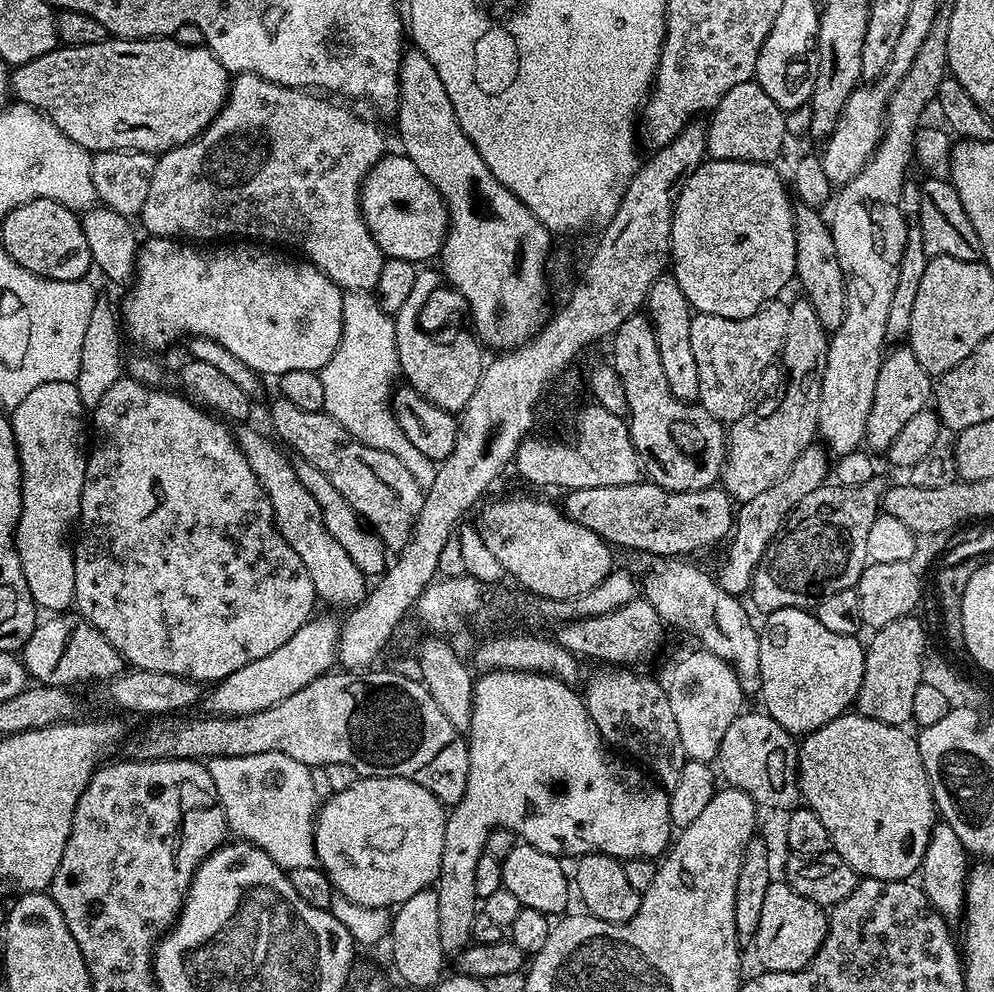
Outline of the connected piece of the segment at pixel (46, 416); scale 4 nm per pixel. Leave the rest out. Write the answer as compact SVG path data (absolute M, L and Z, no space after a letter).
M73 381L46 382L42 386L34 386L34 390L30 390L30 394L26 394L26 398L22 398L22 402L18 402L18 406L11 409L10 419L20 459L22 494L22 506L16 527L16 553L20 559L22 574L26 574L26 586L30 586L30 594L37 609L44 611L45 608L45 613L59 614L71 609L76 598L72 557L74 544L70 537L80 514L80 499L88 461L86 407Z

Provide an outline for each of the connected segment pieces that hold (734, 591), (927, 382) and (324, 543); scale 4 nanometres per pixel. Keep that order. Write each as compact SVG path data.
M813 442L794 458L790 470L770 490L762 490L755 498L743 501L734 516L734 531L731 533L732 545L724 556L718 571L718 581L722 590L731 596L743 597L749 591L755 570L775 538L780 535L784 521L802 502L806 494L826 483L830 476L830 453L827 448Z
M896 346L887 353L878 370L878 386L874 386L874 402L870 406L870 418L866 418L864 444L873 453L887 453L888 447L898 438L902 426L914 418L914 414L925 411L934 396L934 380L914 358L911 348Z
M248 426L235 429L236 444L242 450L246 462L250 462L250 470L254 470L258 482L264 488L264 495L272 506L272 519L276 522L276 528L282 538L286 538L290 550L294 550L294 554L302 558L302 566L306 566L306 574L310 574L310 582L314 582L317 597L328 604L359 604L366 595L366 578L362 570L354 566L350 554L346 554L346 549L326 528L318 502L314 502L314 497L303 488L302 482L298 482L293 461L288 461L288 454L283 447L278 446L275 439L267 440L262 433L244 427Z

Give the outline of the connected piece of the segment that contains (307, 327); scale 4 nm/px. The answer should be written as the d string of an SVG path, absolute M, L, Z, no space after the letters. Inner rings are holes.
M148 236L145 241L136 253L136 274L127 289L124 314L122 310L127 339L129 336L146 347L143 349L160 354L156 352L170 347L179 336L204 336L230 350L237 360L264 378L279 378L290 370L319 372L338 350L345 293L312 264L287 260L276 253L279 251L256 242L228 242L225 248L216 248L220 246L197 246L170 236Z

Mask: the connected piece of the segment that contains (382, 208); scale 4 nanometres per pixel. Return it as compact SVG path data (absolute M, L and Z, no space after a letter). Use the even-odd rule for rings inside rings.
M385 154L375 166L366 174L364 183L360 185L360 213L368 227L368 233L378 242L385 257L396 260L428 260L439 257L440 248L448 233L448 207L444 199L434 190L434 186L410 162L410 158L403 154Z

